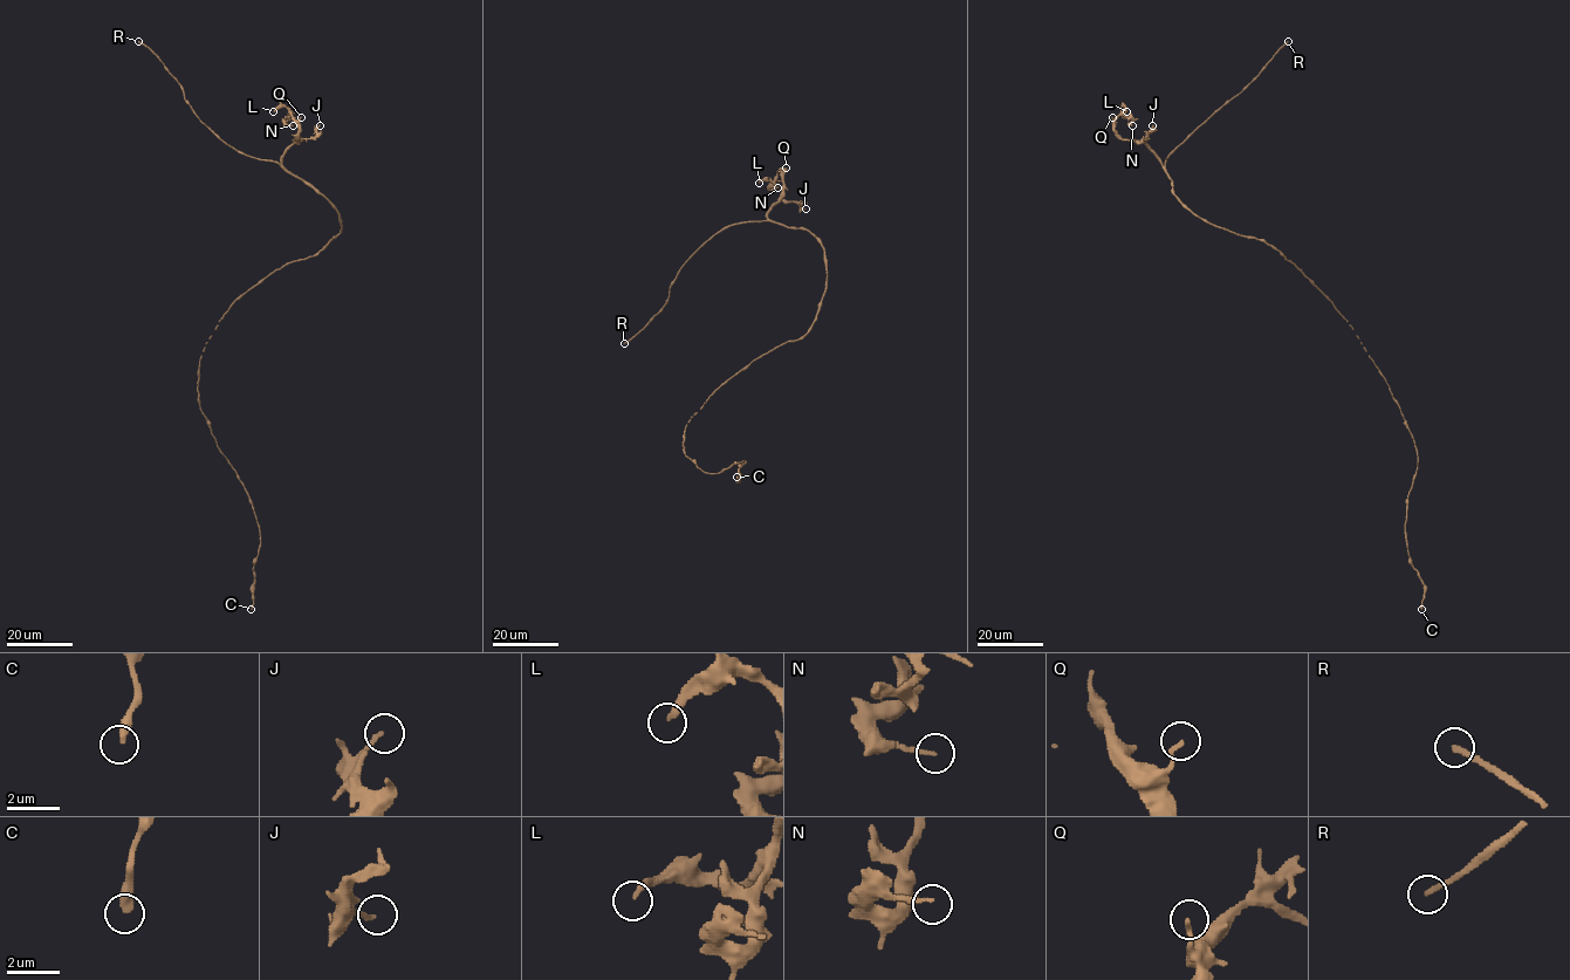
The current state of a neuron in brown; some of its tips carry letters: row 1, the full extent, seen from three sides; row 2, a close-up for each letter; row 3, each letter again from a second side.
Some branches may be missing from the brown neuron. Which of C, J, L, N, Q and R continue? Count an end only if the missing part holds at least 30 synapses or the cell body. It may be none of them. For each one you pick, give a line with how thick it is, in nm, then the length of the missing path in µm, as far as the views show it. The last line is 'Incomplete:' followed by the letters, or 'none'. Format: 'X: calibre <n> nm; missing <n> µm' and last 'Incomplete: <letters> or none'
R: calibre 200 nm; missing 140 µm
Incomplete: R

